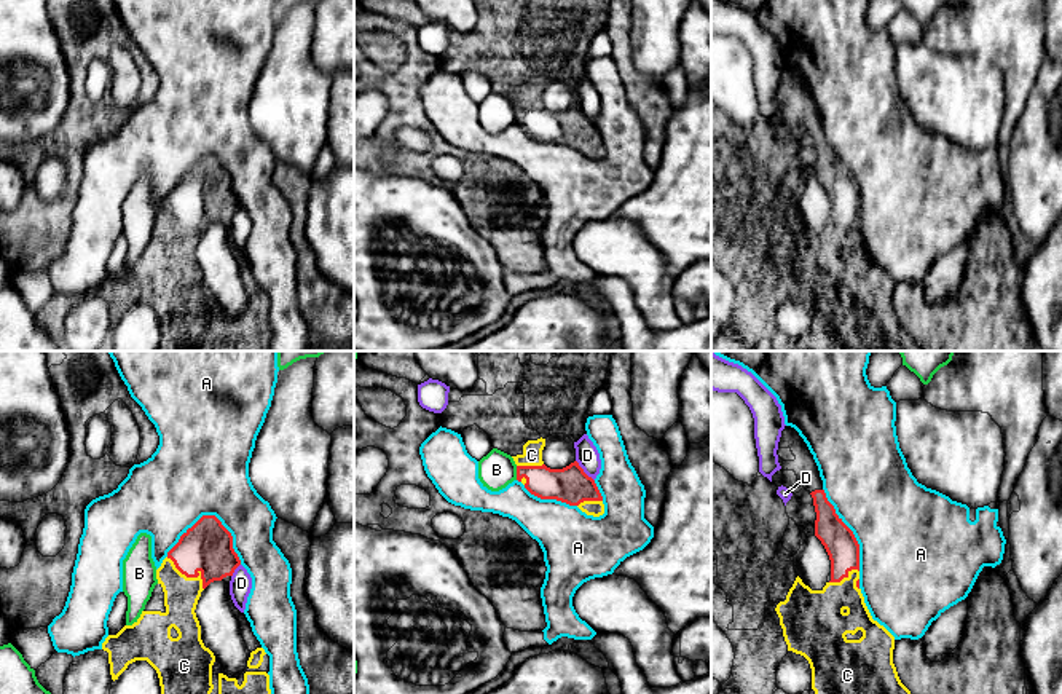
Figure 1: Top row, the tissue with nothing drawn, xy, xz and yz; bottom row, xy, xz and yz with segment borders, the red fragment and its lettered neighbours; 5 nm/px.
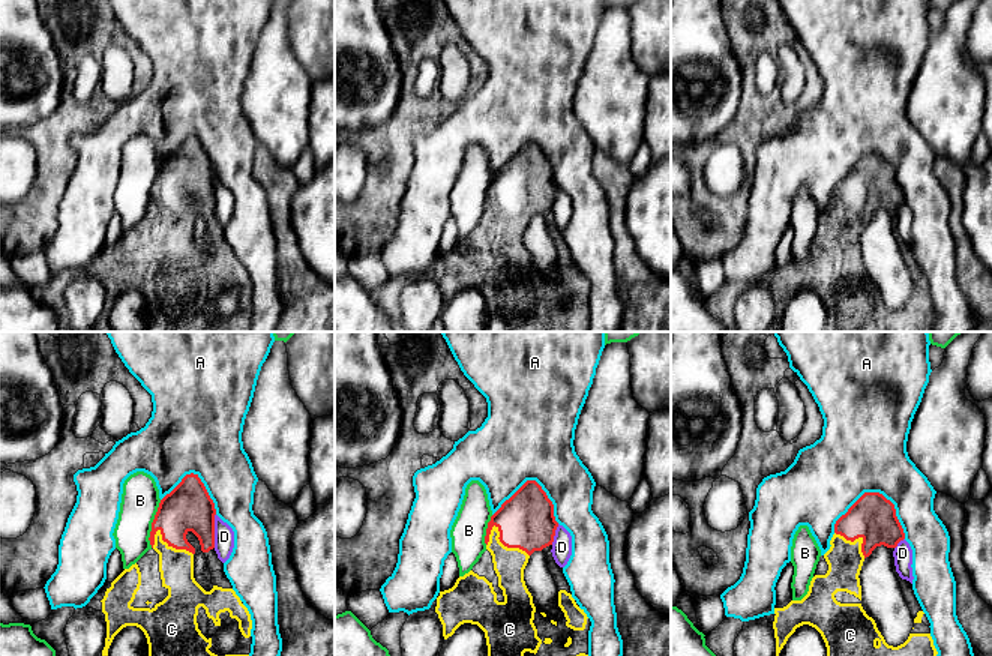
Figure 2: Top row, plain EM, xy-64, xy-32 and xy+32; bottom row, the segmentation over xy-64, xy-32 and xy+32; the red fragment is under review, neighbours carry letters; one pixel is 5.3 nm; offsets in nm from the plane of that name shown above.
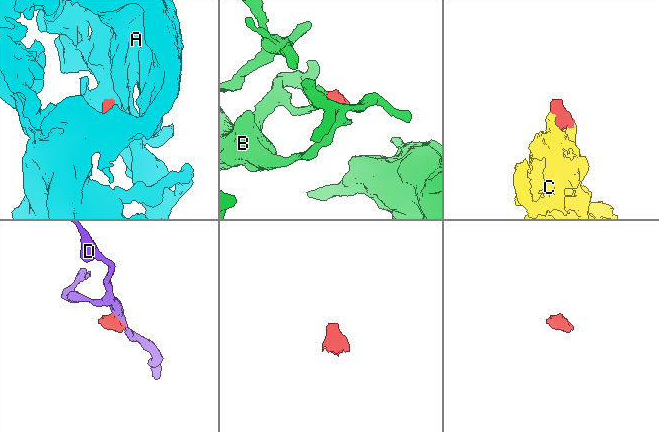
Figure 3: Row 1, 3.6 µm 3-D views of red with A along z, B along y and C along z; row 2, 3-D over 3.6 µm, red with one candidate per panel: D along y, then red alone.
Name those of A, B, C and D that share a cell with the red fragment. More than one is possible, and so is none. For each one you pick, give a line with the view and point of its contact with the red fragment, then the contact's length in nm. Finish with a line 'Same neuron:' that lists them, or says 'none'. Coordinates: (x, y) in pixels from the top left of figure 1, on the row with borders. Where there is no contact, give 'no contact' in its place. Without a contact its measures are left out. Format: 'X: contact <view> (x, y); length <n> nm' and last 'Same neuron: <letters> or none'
C: contact xy (188, 576); length 260 nm
Same neuron: C

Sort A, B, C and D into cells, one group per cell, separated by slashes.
A / B / C / D

